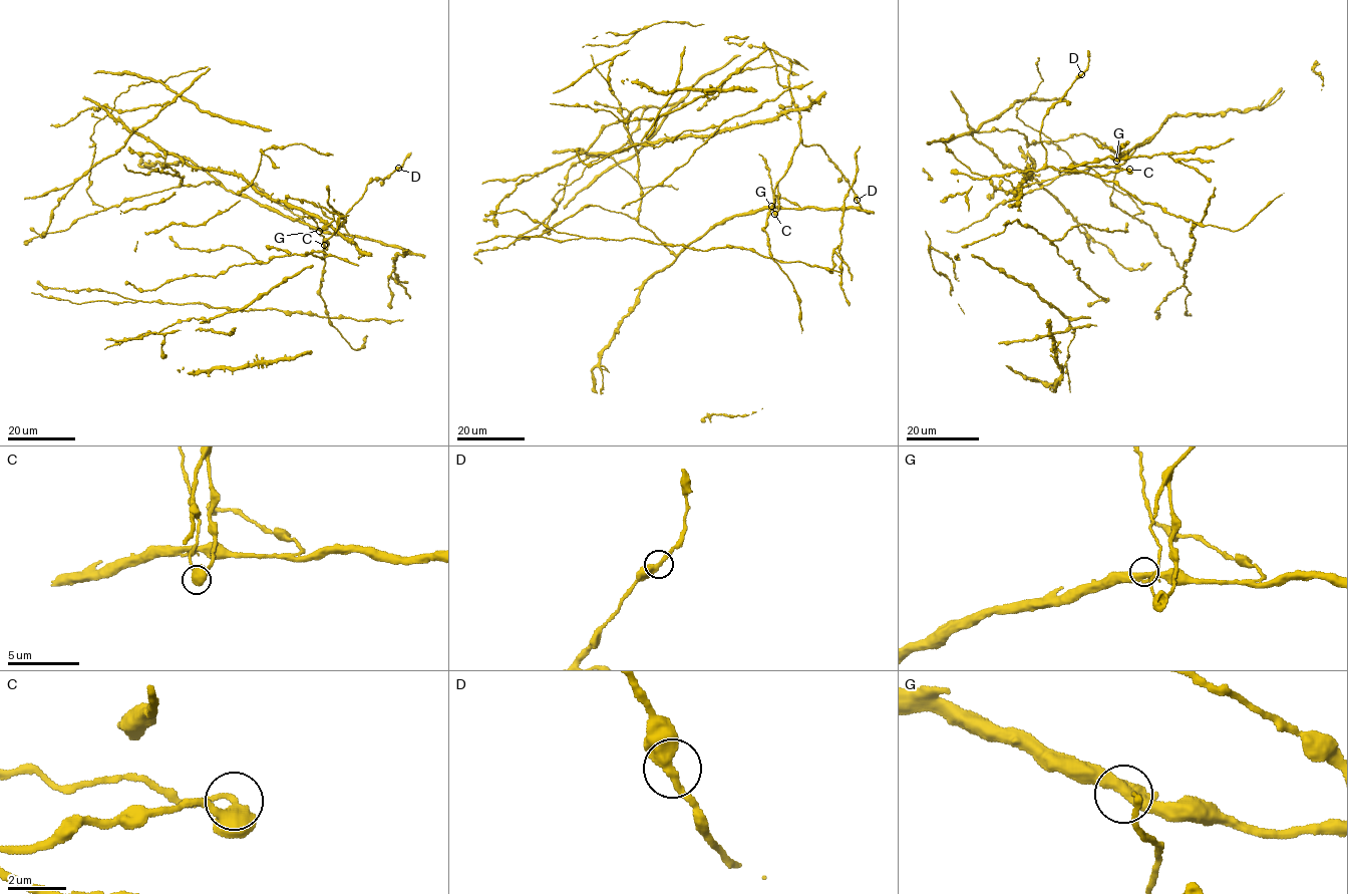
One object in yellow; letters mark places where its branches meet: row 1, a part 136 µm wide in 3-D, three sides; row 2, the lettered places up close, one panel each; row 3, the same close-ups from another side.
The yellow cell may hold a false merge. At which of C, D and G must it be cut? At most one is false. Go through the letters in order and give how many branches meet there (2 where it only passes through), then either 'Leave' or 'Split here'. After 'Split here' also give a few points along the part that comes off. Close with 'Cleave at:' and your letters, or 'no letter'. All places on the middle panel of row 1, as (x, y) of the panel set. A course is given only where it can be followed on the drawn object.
C: Branches: 2. Split here. Course of the part to remove: (775, 214), (771, 179), (765, 160), (759, 154)
D: Branches: 2. Leave
G: Branches: 2. Leave
Cleave at: C

